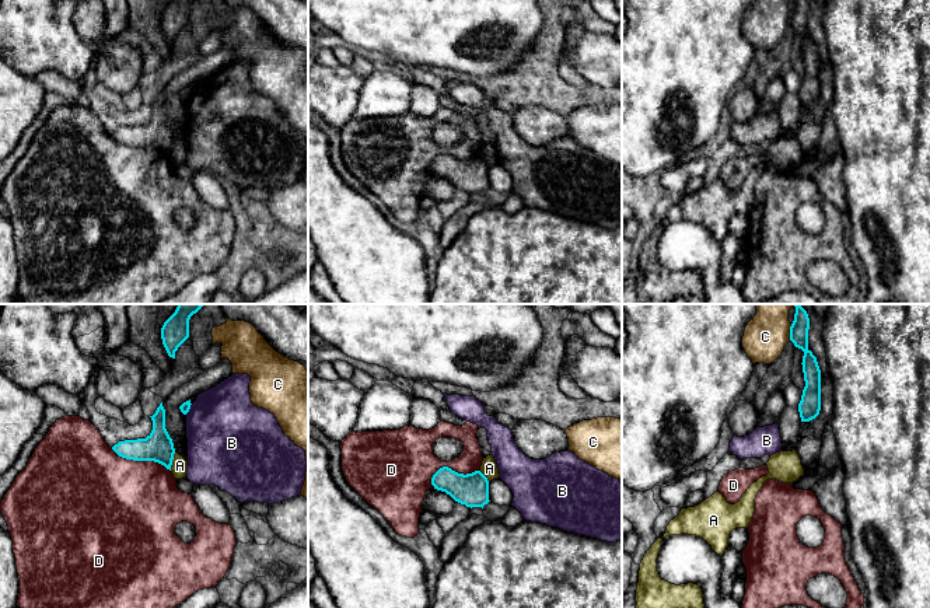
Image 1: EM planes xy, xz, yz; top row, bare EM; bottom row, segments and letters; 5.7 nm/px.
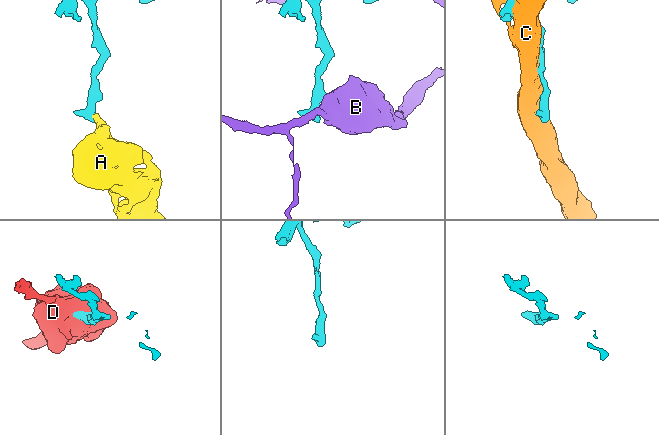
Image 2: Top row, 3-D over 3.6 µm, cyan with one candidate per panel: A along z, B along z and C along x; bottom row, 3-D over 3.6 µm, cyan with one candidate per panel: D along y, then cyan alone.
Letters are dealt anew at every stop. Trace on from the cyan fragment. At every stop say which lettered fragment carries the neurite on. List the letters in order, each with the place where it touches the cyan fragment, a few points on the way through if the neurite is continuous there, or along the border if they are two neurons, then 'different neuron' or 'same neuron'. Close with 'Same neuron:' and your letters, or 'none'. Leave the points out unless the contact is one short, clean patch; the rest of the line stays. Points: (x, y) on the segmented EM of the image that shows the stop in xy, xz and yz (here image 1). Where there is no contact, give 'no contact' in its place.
A: meets cyan in xy at (171, 461); border along xy (175, 453), (170, 470); different neuron
B: meets cyan in xy at (189, 408); border along xy (192, 404), (185, 413); different neuron
C: meets cyan in yz at (790, 332); different neuron
D: meets cyan in xy at (140, 460); border along xy (111, 447), (122, 457), (153, 460), (170, 471); different neuron
Same neuron: none

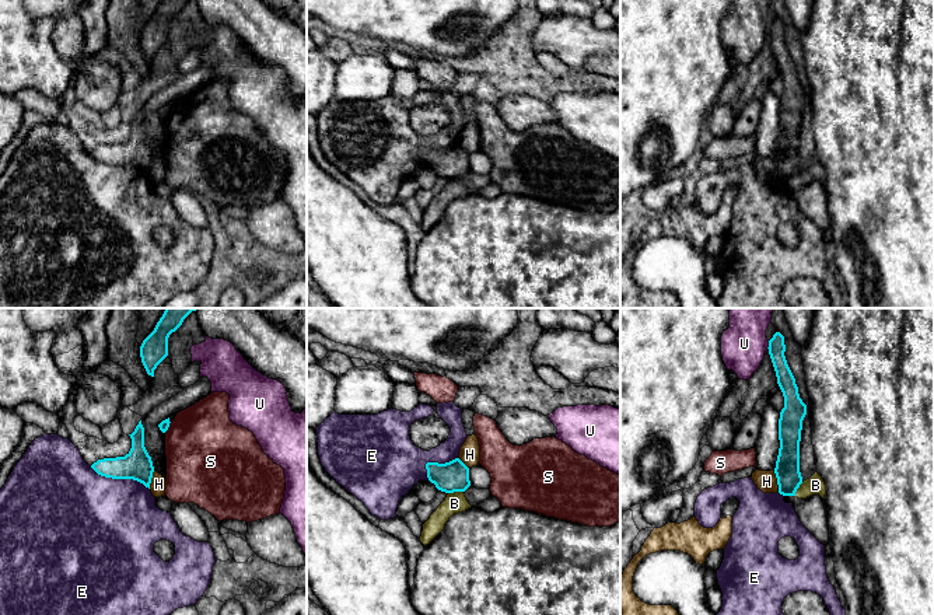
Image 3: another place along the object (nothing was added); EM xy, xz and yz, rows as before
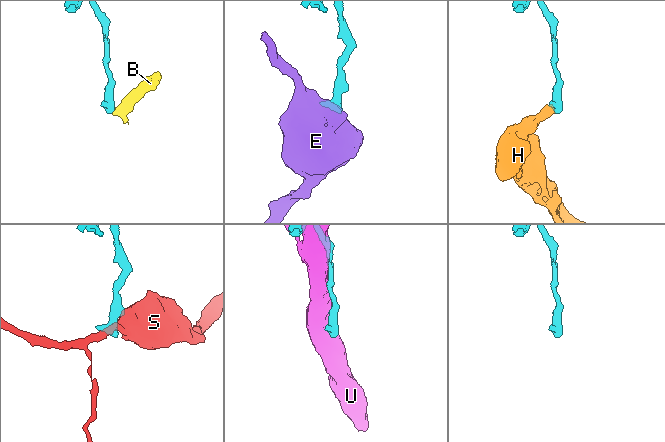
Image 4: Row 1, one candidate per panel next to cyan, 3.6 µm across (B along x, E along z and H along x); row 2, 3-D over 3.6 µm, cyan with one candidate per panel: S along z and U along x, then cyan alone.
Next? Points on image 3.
B: meets cyan in xz at (455, 491); border along xz (462, 491), (448, 493); different neuron
E: meets cyan in xy at (119, 478); border along xy (90, 465), (101, 475), (132, 478), (149, 489); different neuron
H: meets cyan in yz at (777, 482); border along yz (773, 471), (779, 492); different neuron
S: meets cyan in xy at (168, 426); border along xy (171, 422), (164, 432); different neuron
U: meets cyan in yz at (769, 345); different neuron
Same neuron: none

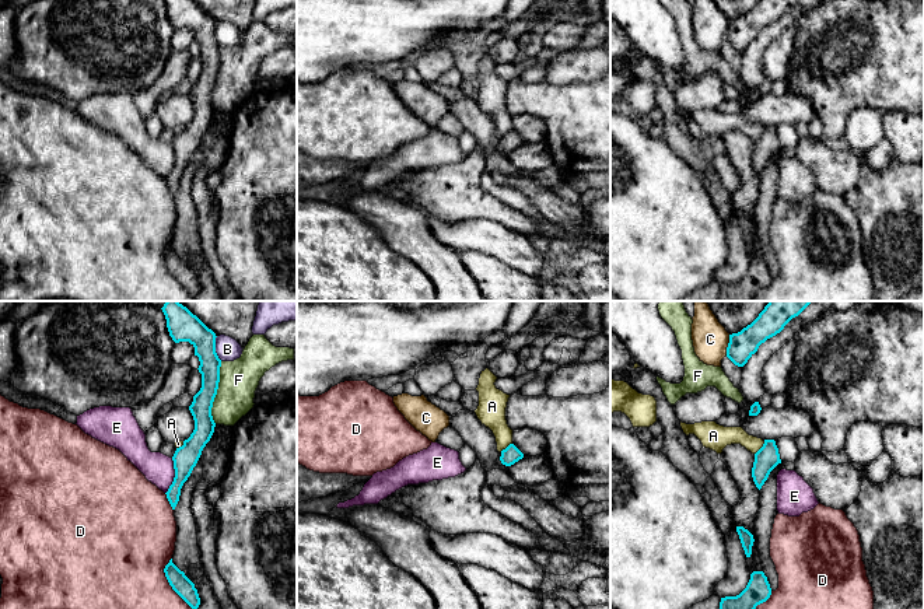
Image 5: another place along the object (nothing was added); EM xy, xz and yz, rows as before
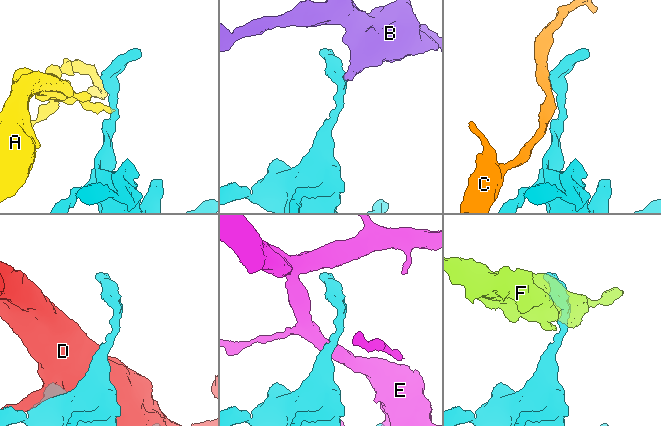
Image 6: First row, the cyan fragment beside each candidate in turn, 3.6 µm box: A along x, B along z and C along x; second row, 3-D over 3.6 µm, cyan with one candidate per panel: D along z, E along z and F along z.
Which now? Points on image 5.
A: meets cyan in yz at (760, 448); border along yz (765, 441), (755, 454); different neuron
B: meets cyan in xy at (214, 349); border along xy (216, 336), (216, 354), (221, 360); different neuron
C: meets cyan in yz at (728, 345); different neuron
D: meets cyan in xy at (168, 581); different neuron
E: meets cyan in xy at (175, 476); different neuron
F: meets cyan in xy at (216, 392); border along xy (221, 361), (217, 394), (212, 408), (214, 423); different neuron
Same neuron: none

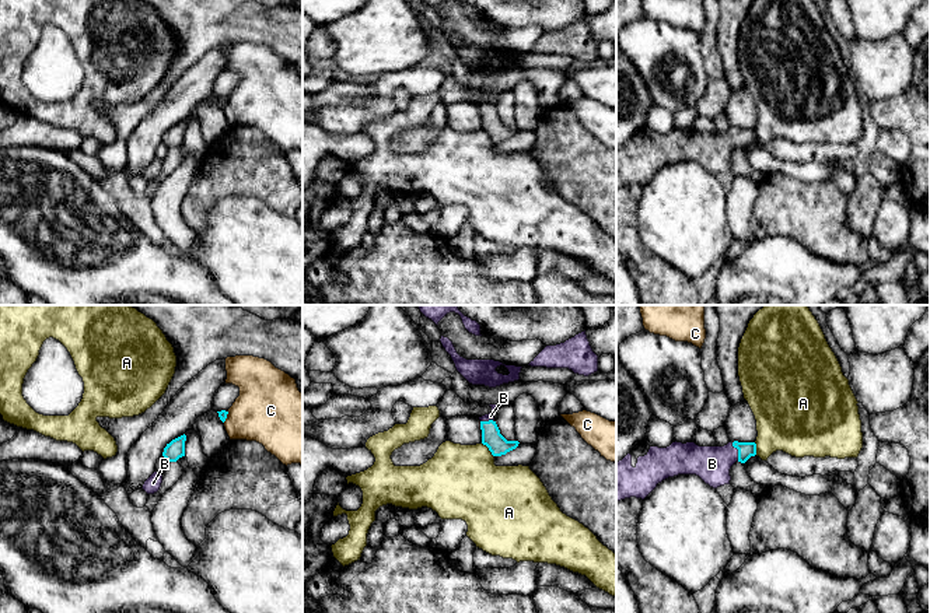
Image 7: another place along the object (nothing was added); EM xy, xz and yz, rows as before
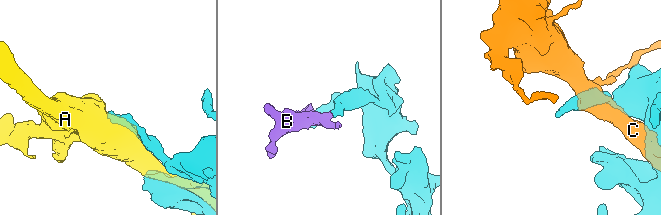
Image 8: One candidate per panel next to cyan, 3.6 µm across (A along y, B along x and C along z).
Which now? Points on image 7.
A: meets cyan in xz at (489, 449); different neuron
B: meets cyan in yz at (738, 452); runs through yz (745, 449), (738, 452), (731, 452), (712, 463); same neuron
C: meets cyan in xy at (226, 417); different neuron
Same neuron: B

